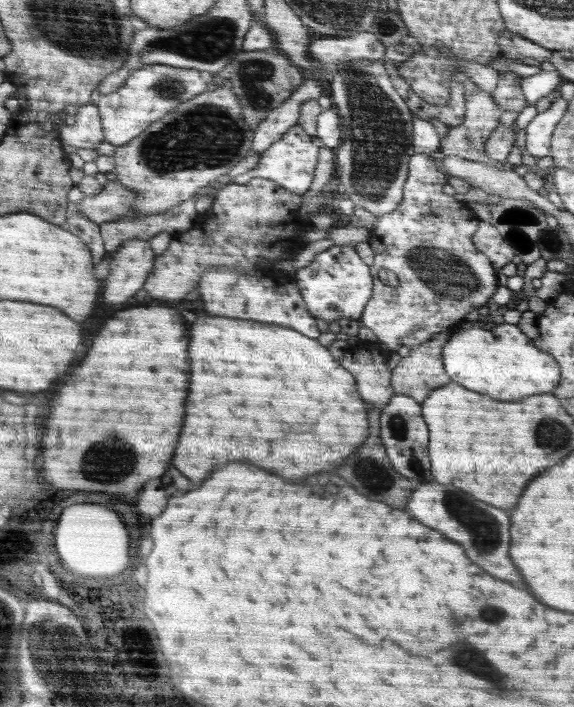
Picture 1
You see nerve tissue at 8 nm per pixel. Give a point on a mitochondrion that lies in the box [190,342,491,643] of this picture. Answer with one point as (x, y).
(372, 473)

